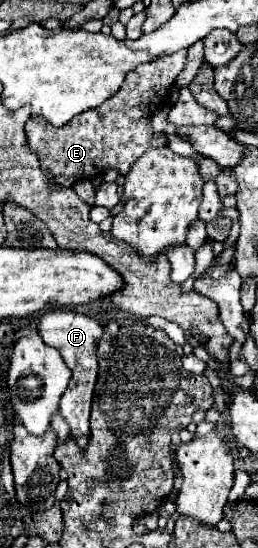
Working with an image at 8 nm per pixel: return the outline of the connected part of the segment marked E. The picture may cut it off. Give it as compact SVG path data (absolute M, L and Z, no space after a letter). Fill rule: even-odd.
M187 49L177 53L157 57L155 61L143 63L131 73L127 73L119 93L109 97L97 109L87 109L87 113L79 113L63 127L53 127L41 119L29 119L25 125L29 149L39 157L41 169L53 175L51 187L63 189L71 187L79 179L95 177L103 171L117 169L127 175L131 165L149 151L151 147L165 147L167 139L163 133L151 135L149 117L165 101L169 87L175 83L175 77L183 71L187 63Z

